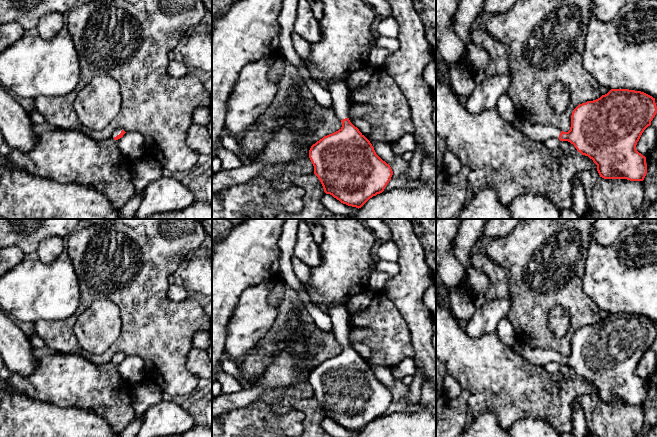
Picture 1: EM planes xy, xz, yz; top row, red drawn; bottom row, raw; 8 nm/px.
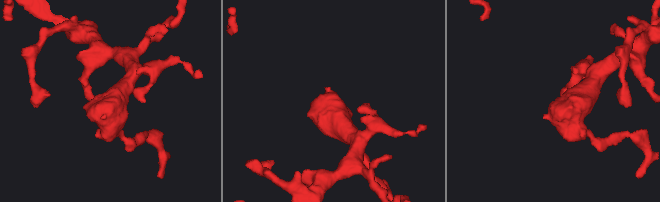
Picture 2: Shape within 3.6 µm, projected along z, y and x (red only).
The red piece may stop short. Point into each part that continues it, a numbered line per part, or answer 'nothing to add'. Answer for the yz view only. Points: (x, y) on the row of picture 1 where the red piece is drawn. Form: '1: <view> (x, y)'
1: yz (540, 133)

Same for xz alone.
1: xz (340, 93)

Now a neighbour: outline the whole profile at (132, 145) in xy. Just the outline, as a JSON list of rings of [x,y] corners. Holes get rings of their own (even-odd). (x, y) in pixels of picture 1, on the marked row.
[[[137,131],[125,133],[122,138],[113,140],[113,144],[131,160],[140,158],[146,153],[144,136]]]

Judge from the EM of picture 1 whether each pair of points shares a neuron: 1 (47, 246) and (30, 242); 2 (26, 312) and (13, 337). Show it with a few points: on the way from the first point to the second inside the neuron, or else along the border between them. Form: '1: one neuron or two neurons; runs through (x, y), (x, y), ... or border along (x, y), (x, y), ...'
1: two neurons; border along (62, 238), (49, 236), (35, 250)
2: two neurons; border along (10, 316), (14, 319)

